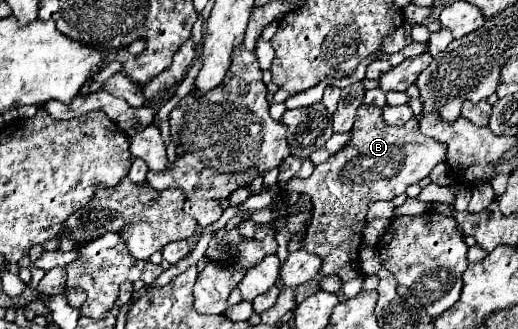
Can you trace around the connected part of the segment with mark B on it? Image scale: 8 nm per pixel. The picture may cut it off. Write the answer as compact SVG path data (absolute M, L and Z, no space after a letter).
M362 104L352 128L352 140L334 154L328 162L318 164L310 178L290 178L286 188L296 188L312 200L312 218L306 226L304 248L322 258L320 274L302 286L294 288L294 302L300 304L308 296L320 290L320 280L326 276L338 276L342 284L360 276L358 250L362 242L360 230L366 224L366 208L372 200L392 200L404 194L410 184L418 184L432 168L446 158L444 144L424 136L418 130L418 120L410 118L404 126L388 126L382 116L382 108Z

